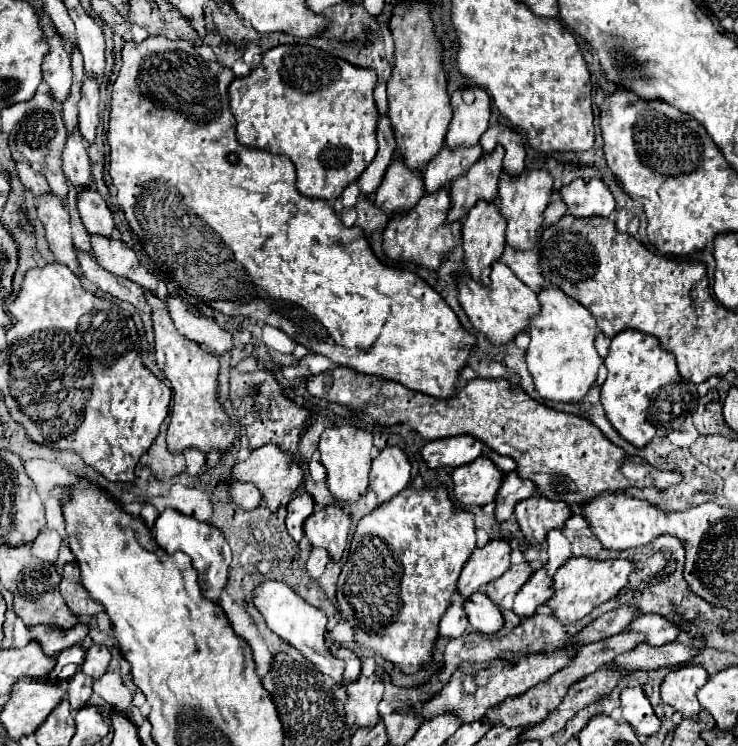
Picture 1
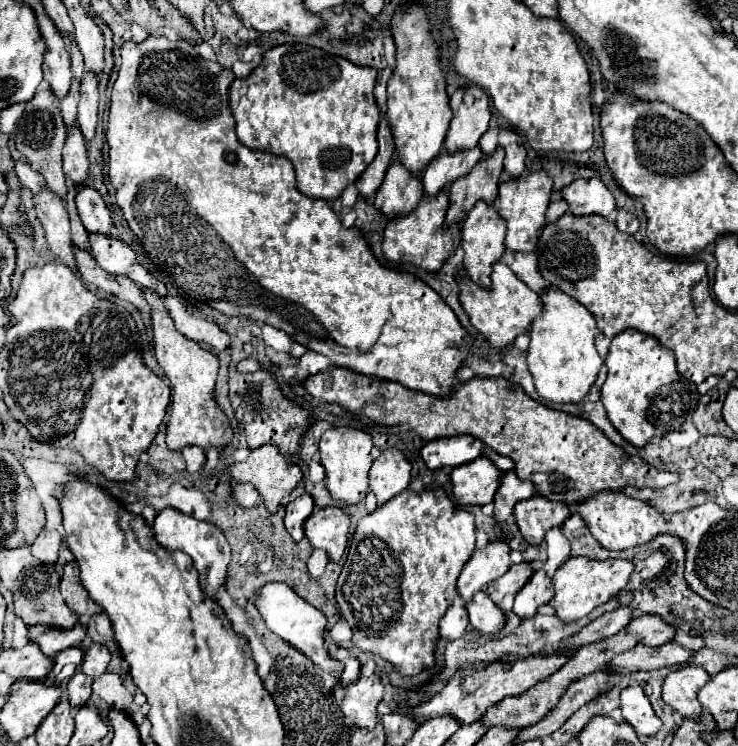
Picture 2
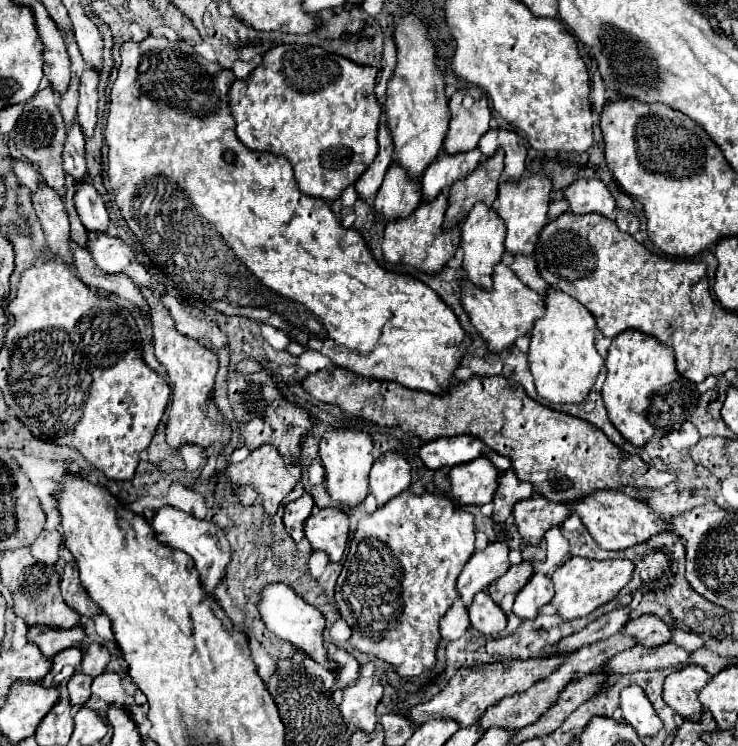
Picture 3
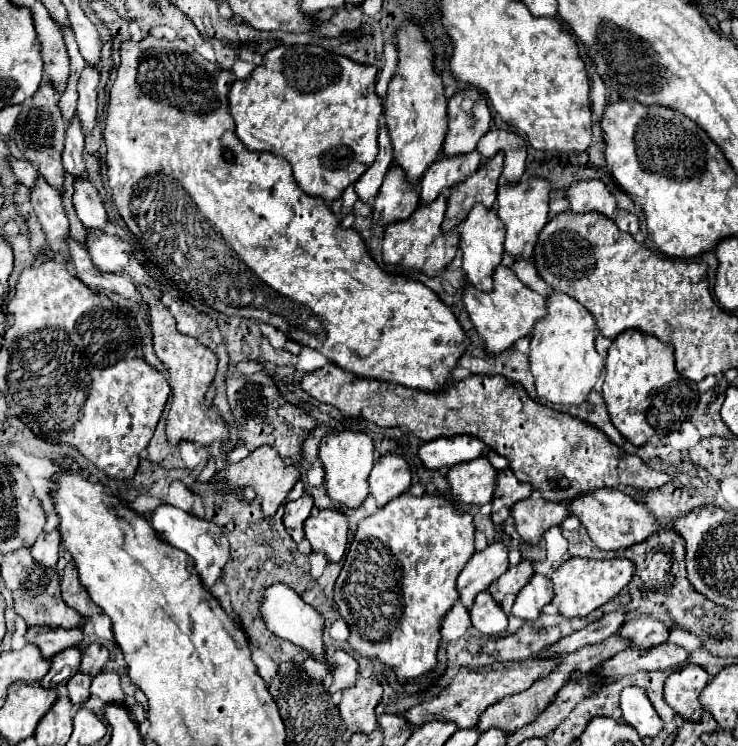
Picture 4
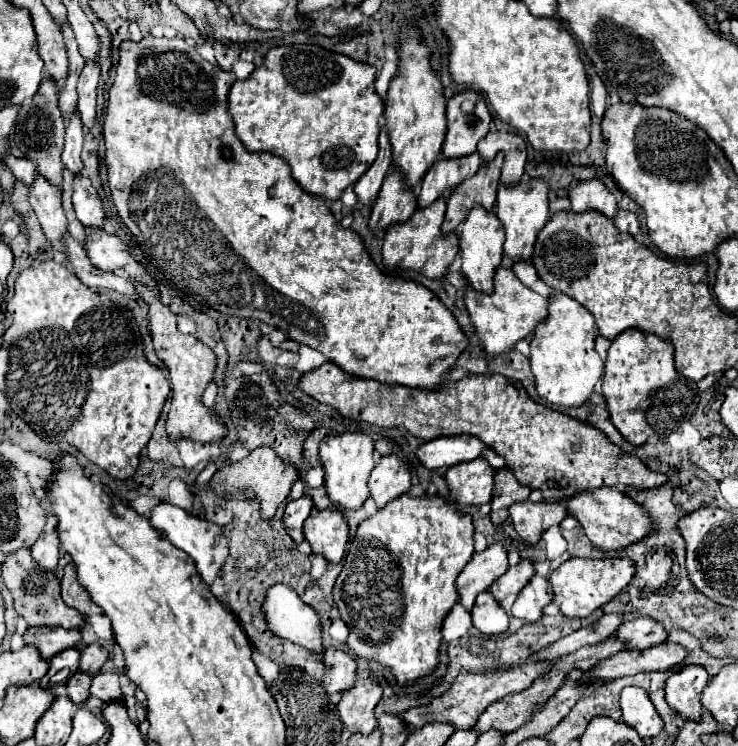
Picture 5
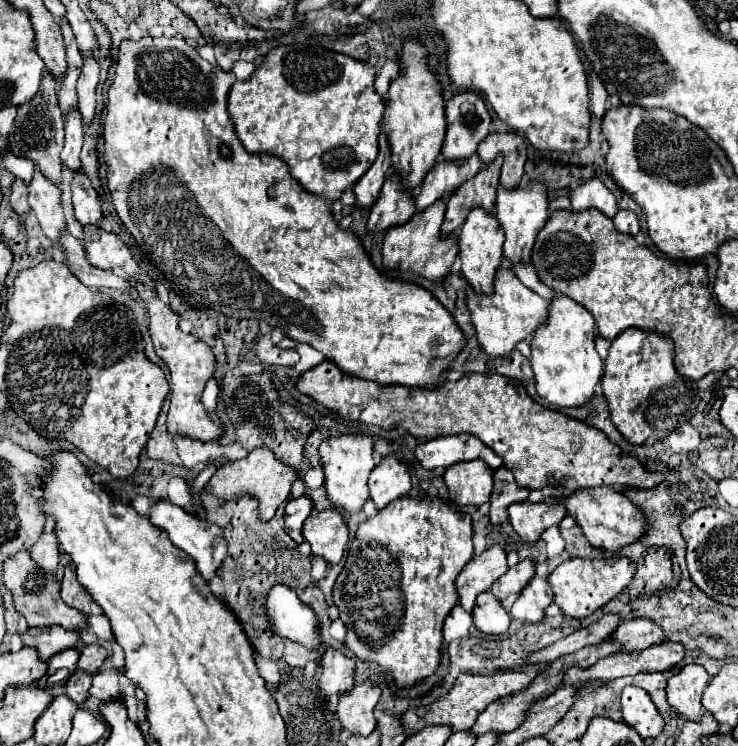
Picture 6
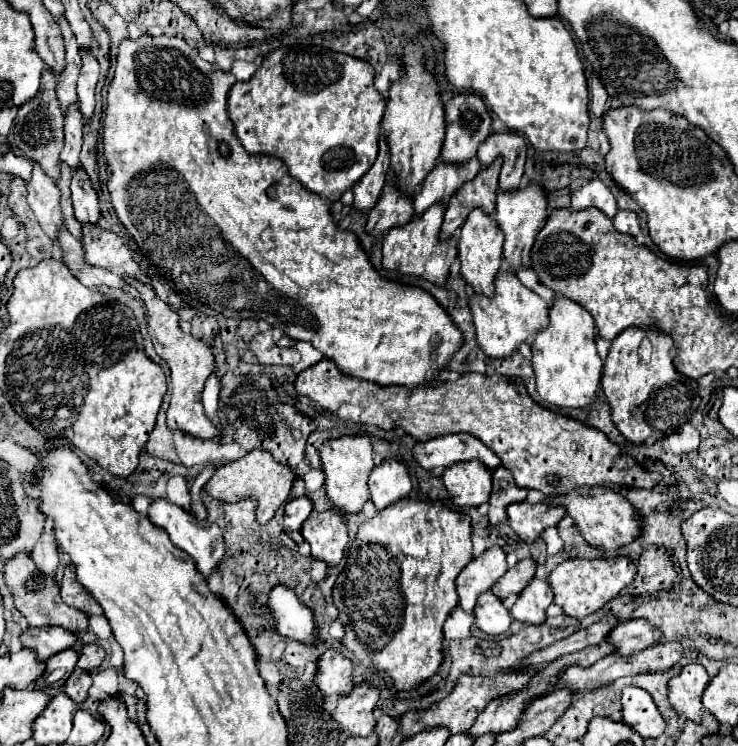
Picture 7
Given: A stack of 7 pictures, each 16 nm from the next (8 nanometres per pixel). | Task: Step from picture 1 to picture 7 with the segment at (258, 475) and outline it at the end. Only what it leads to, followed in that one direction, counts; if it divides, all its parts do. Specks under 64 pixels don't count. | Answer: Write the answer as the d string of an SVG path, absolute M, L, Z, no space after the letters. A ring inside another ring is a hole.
M252 450L248 452L244 458L236 460L236 462L228 462L224 466L220 466L214 476L208 480L208 484L204 486L204 490L224 502L238 502L242 498L252 498L258 502L258 522L266 524L274 518L274 512L278 510L278 506L282 502L286 502L286 498L290 496L290 488L292 482L296 480L296 474L292 472L292 468L280 464L274 460L274 456L268 450Z

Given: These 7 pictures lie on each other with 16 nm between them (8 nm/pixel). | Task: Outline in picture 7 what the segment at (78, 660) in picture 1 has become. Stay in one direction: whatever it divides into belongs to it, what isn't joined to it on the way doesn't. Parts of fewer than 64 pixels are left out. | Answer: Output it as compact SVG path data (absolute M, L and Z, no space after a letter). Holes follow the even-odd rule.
M64 650L64 652L58 652L56 656L52 656L46 662L46 668L48 668L48 672L52 672L56 668L66 668L68 672L72 672L76 668L76 662L78 662L78 652L76 650Z

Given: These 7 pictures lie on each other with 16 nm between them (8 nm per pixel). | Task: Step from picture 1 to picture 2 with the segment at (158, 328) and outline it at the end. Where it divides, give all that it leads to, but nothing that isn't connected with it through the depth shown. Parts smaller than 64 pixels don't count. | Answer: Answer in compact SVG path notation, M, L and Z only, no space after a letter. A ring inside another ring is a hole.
M144 290L144 296L152 308L152 324L154 324L154 356L164 370L170 388L172 388L172 406L170 406L170 422L166 430L166 444L170 450L180 452L186 446L198 446L204 452L210 448L228 448L234 438L234 428L230 420L222 412L216 402L216 374L218 374L218 356L210 350L202 348L198 342L182 336L162 302L162 298Z

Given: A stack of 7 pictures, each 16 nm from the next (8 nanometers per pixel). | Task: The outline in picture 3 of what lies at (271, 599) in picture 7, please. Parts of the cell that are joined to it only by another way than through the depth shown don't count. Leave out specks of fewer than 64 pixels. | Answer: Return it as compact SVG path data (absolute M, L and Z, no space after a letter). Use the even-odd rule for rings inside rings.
M282 582L266 584L260 592L258 610L260 610L262 620L264 620L264 624L270 632L274 632L276 636L284 638L286 642L290 642L292 646L302 650L308 658L319 663L324 670L332 674L338 670L339 665L330 661L328 654L326 654L326 648L324 648L323 632L324 626L326 626L326 618L314 606L306 604L290 586L282 584Z

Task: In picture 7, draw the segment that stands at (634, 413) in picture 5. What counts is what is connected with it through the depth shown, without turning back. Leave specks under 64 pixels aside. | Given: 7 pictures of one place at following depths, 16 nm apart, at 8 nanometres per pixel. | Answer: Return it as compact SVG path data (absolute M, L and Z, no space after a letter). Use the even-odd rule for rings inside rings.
M636 326L618 334L604 360L602 390L608 398L612 422L632 444L646 442L652 432L668 436L692 418L700 404L696 380L688 380L676 372L672 364L672 340L656 330L640 330Z

